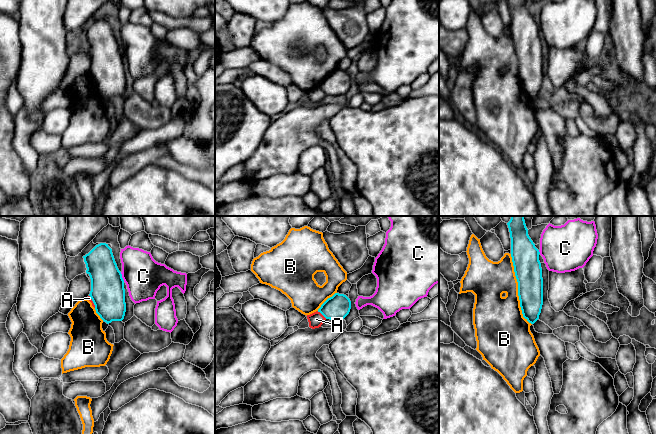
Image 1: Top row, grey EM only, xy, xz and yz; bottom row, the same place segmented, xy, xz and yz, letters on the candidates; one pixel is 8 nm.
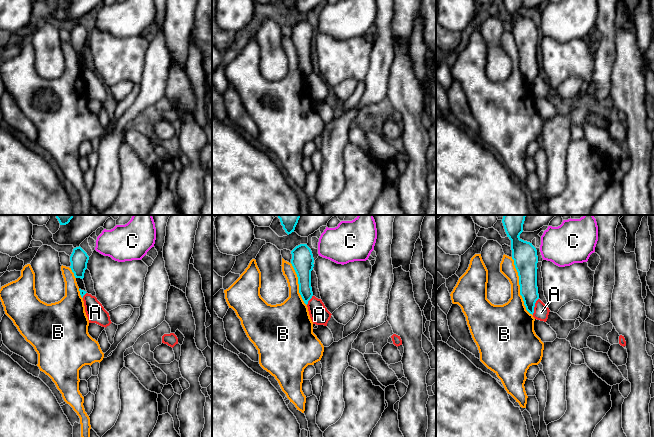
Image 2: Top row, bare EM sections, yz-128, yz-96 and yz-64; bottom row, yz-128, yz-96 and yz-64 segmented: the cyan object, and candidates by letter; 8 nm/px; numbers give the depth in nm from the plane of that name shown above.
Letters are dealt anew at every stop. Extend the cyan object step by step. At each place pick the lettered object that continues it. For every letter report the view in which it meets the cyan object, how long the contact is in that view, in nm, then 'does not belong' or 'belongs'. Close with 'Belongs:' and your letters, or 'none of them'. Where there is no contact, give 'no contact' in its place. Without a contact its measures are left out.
A: contact in xz; length 100 nm; does not belong
B: contact in yz; length 600 nm; does not belong
C: contact in xy; length 90 nm; does not belong
Belongs: none of them

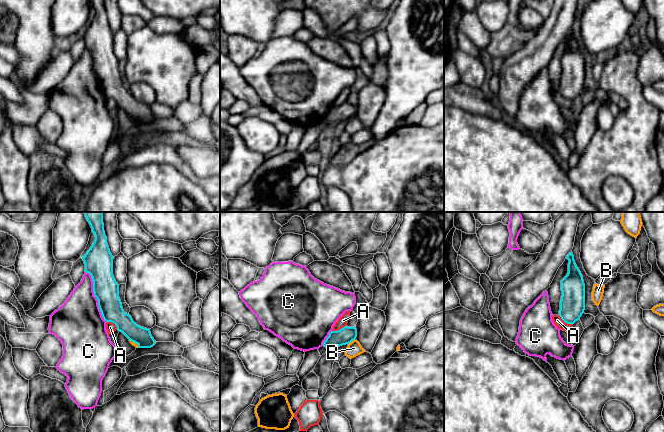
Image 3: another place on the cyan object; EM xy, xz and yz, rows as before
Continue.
A: contact in yz; length 140 nm; does not belong
B: contact in xz; length 70 nm; does not belong
C: contact in xy; length 440 nm; does not belong
Belongs: none of them

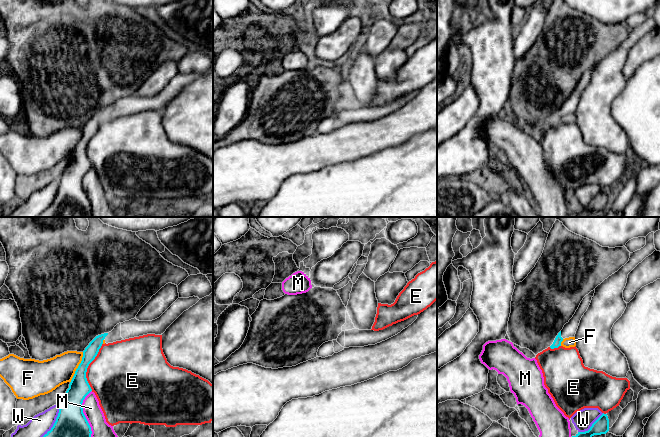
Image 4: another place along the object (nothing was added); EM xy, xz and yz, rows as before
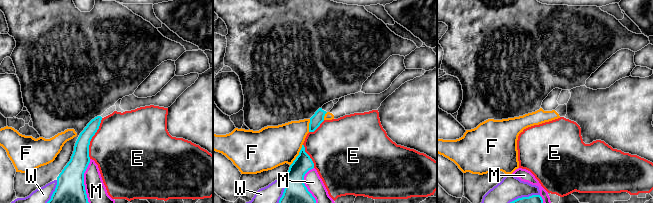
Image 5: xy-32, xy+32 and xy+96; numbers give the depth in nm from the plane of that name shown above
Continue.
E: contact in xy; length 400 nm; does not belong
F: contact in xy; length 260 nm; does not belong
M: contact in xy; length 380 nm; does not belong
W: contact in xy; length 300 nm; does not belong
Belongs: none of them

